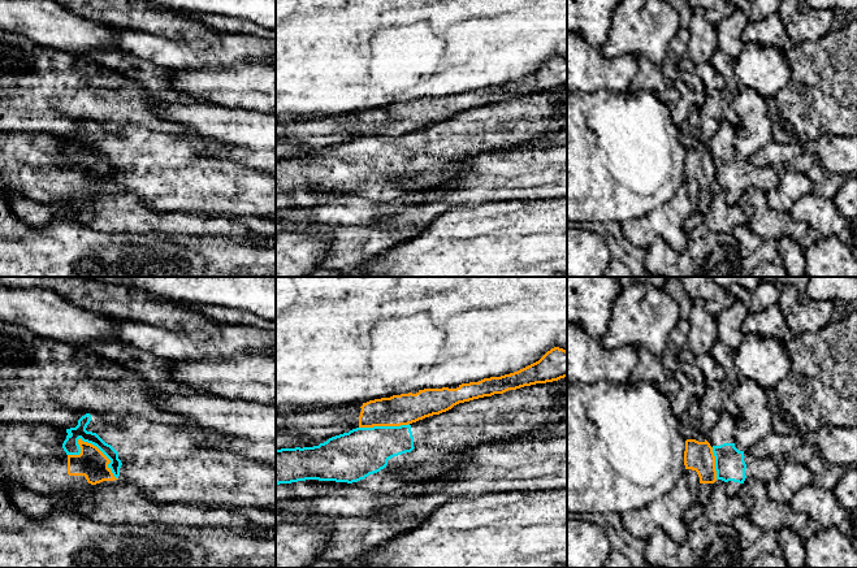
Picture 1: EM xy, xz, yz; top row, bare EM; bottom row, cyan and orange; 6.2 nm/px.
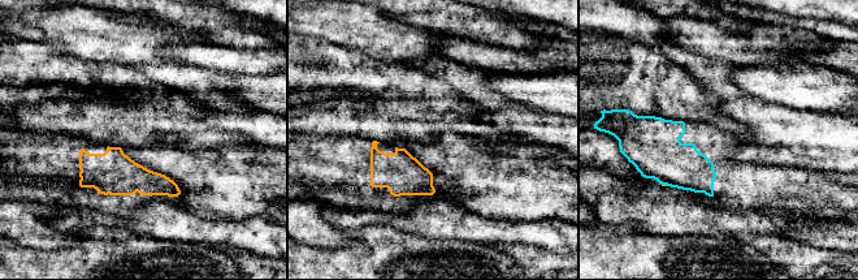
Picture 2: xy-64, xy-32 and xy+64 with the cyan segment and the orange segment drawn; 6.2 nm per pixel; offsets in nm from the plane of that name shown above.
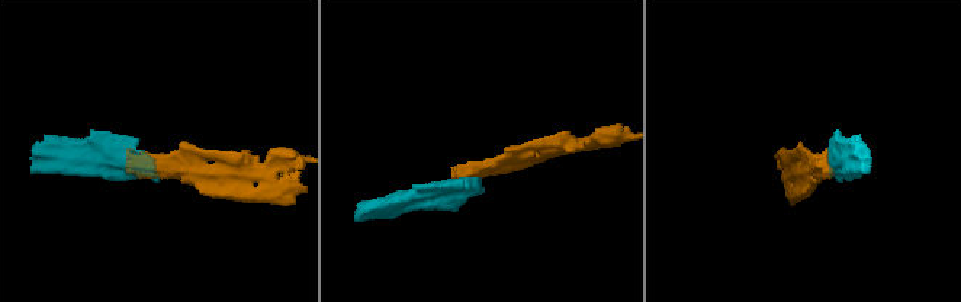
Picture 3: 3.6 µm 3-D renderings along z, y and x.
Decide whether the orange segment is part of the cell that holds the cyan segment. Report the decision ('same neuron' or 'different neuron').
different neuron

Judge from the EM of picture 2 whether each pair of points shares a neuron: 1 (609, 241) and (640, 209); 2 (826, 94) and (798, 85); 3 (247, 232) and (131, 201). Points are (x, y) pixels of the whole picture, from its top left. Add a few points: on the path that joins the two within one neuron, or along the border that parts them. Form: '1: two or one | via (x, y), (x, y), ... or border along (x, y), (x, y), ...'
1: two | border along (601, 223), (620, 227)
2: one | via (819, 89), (805, 87)
3: two | border along (174, 199), (152, 199), (124, 216), (116, 216)

